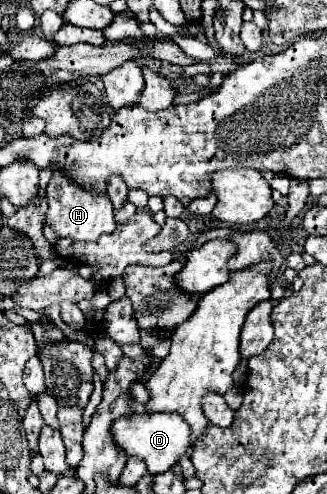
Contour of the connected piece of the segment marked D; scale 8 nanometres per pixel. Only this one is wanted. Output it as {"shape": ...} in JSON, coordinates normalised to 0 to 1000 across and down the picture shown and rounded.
{"shape":[[[443,836],[443,840],[394,840],[364,844],[339,860],[346,893],[388,917],[388,925],[431,925],[456,949],[456,957],[505,957],[584,901],[584,868],[566,848],[541,836]]]}

